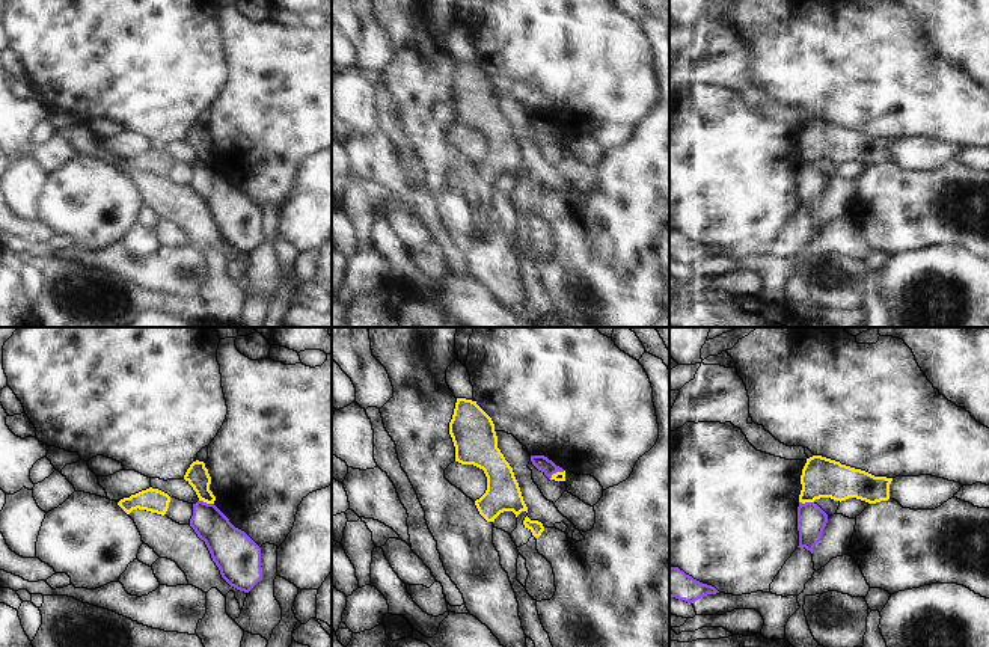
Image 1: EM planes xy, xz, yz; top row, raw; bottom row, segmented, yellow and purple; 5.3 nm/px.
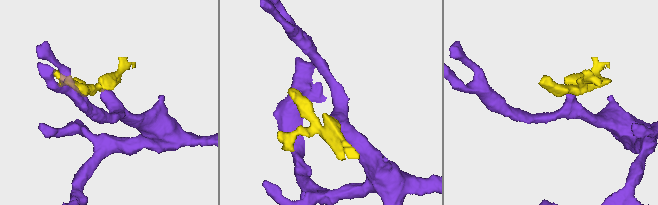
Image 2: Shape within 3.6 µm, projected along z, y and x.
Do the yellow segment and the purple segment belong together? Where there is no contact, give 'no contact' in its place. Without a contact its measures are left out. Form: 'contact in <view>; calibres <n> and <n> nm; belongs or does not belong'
contact in xy; calibres 120 and 200 nm; does not belong

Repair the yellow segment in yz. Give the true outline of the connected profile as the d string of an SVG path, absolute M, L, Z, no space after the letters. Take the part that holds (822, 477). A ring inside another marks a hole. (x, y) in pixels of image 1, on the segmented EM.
M813 455L807 458L802 469L799 502L814 502L820 498L841 502L856 498L868 504L876 504L889 499L891 481L893 478L874 477L840 461Z

